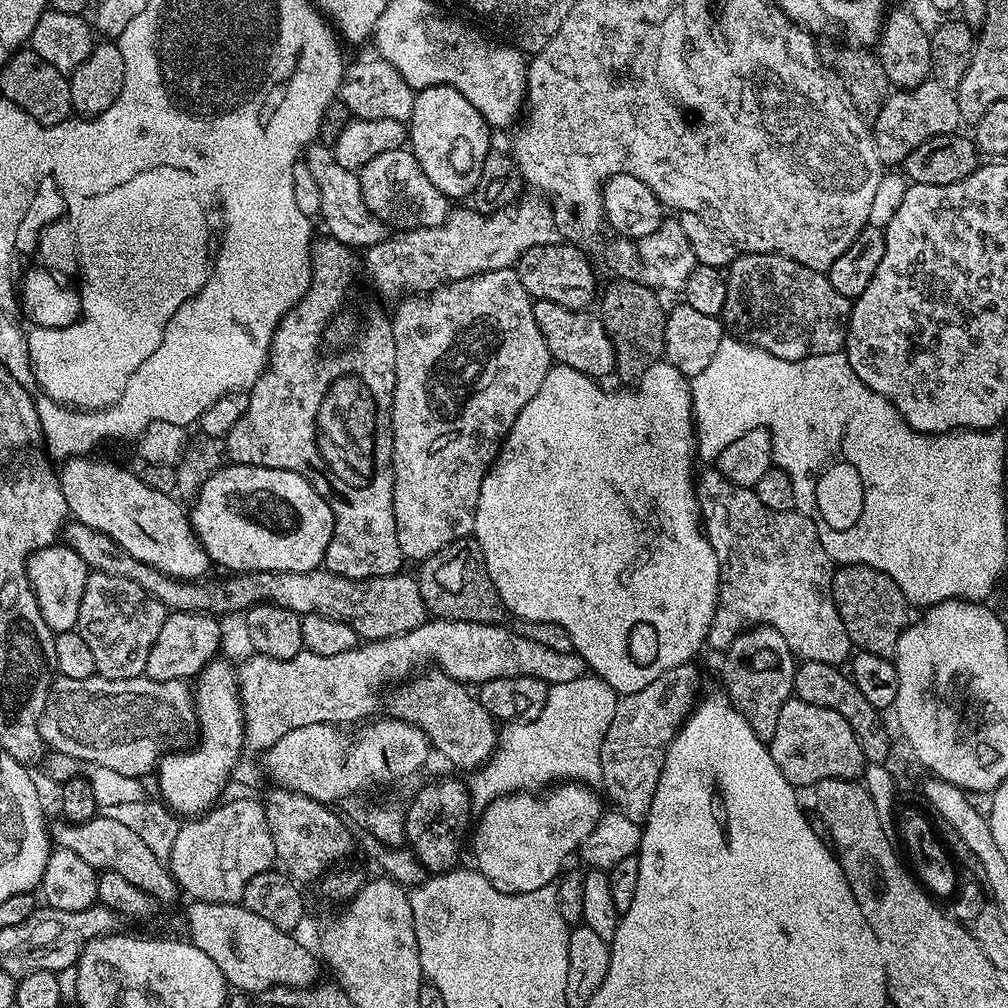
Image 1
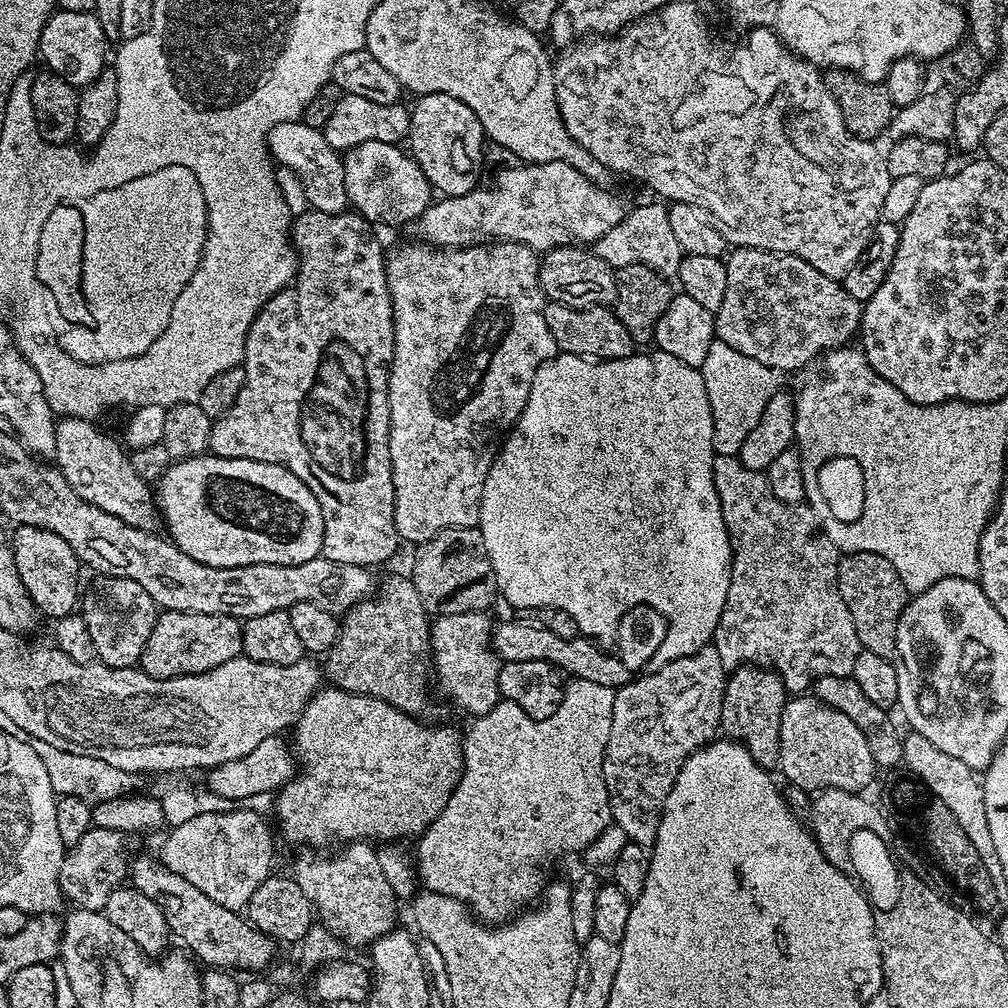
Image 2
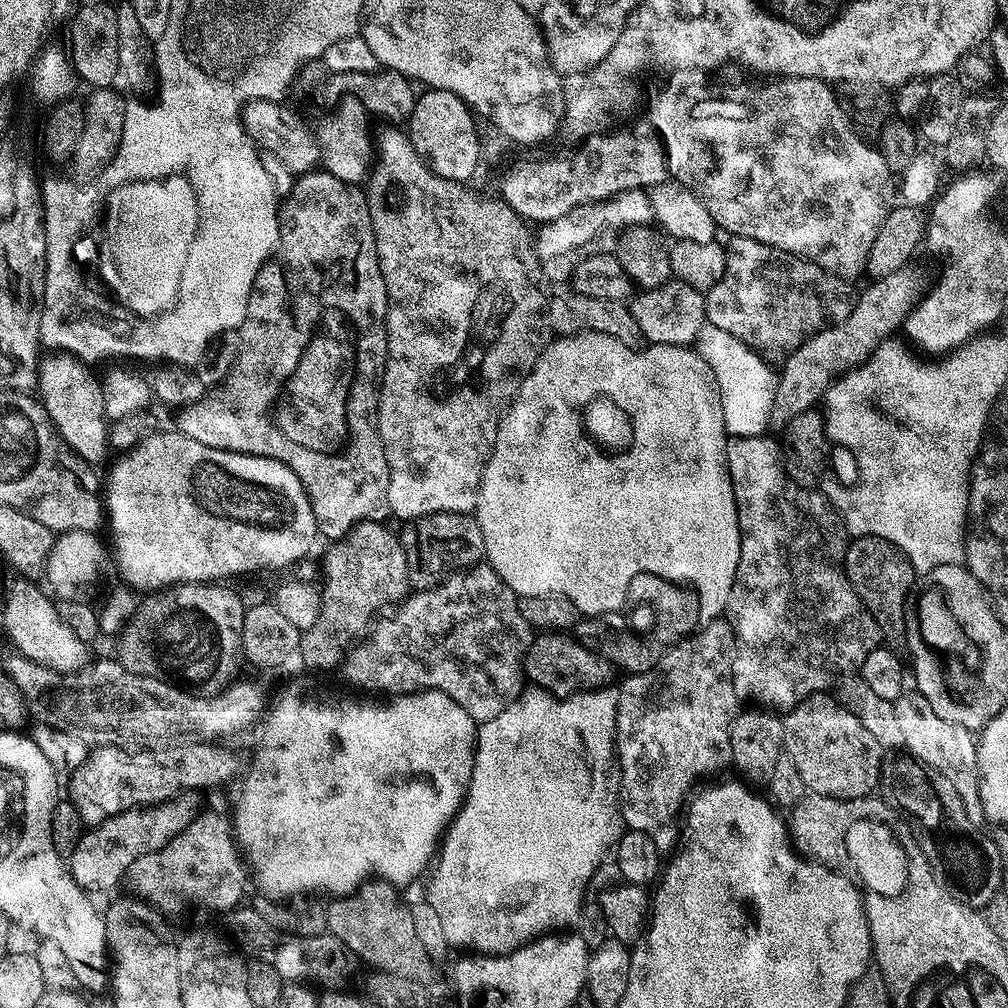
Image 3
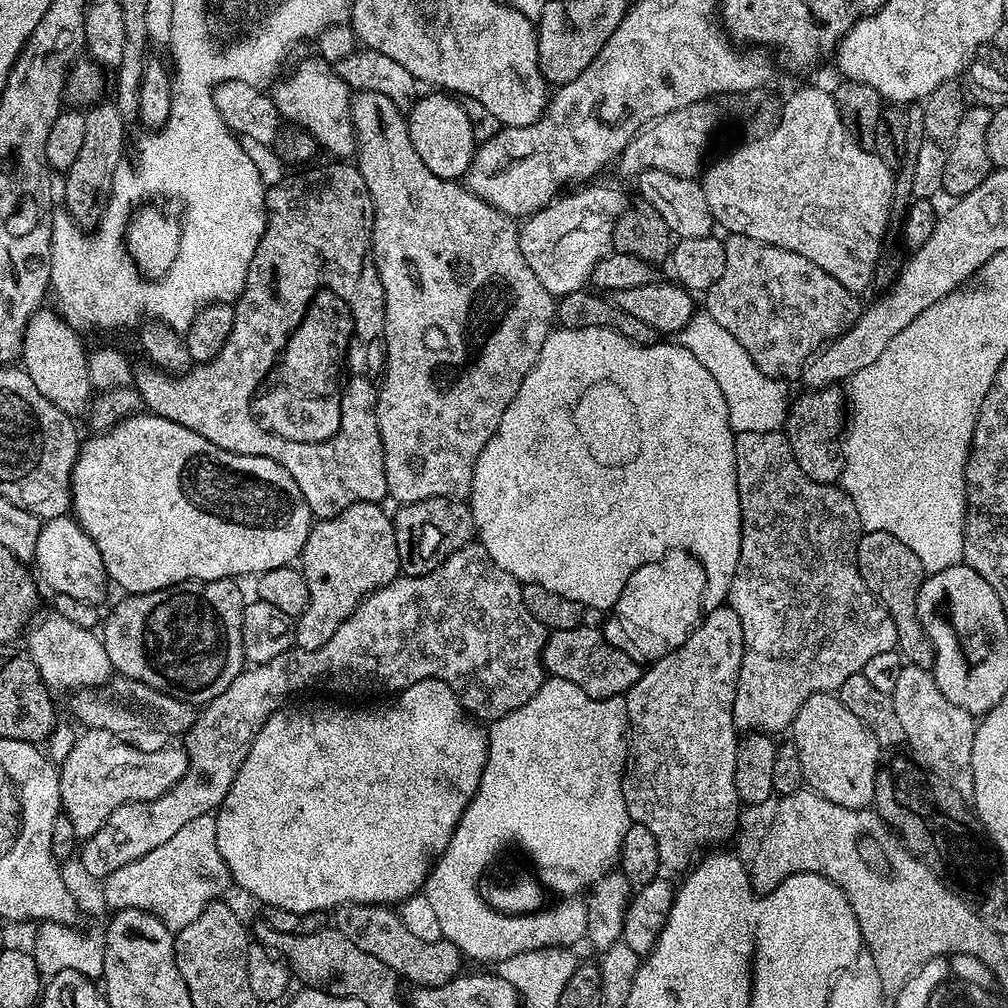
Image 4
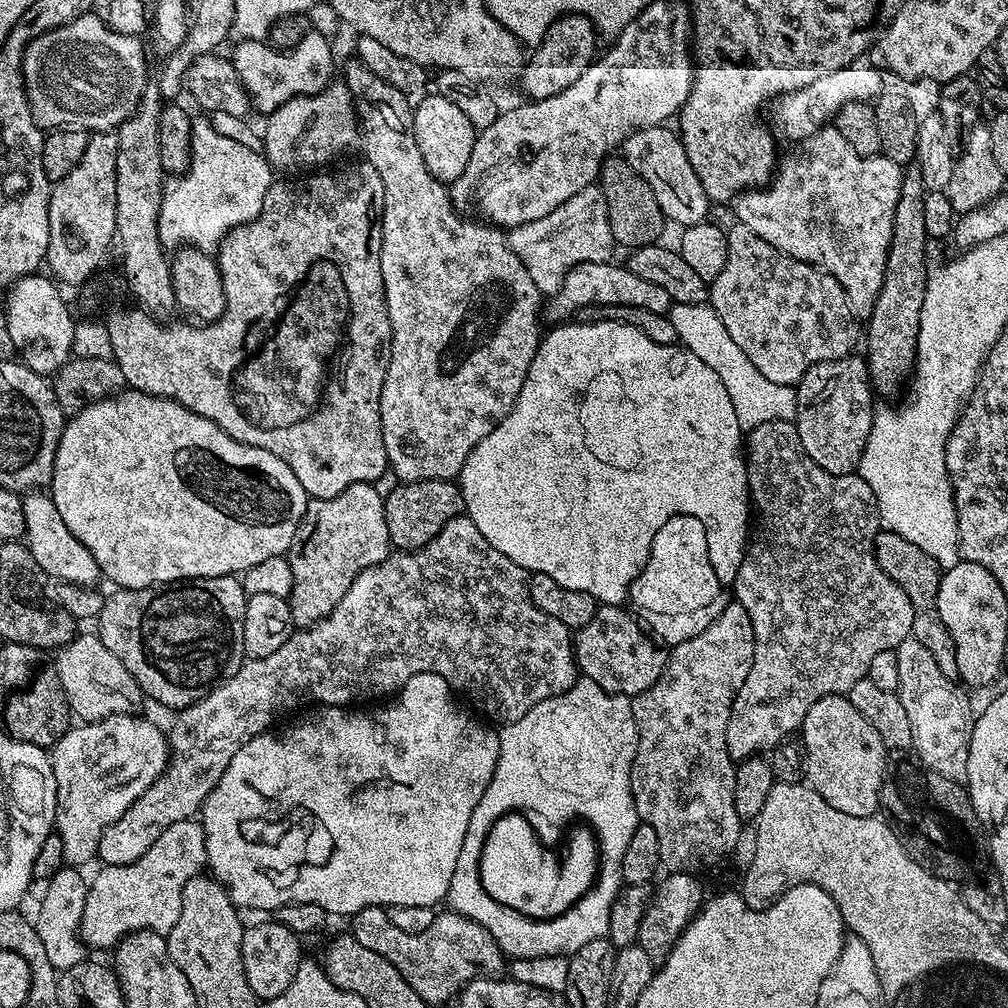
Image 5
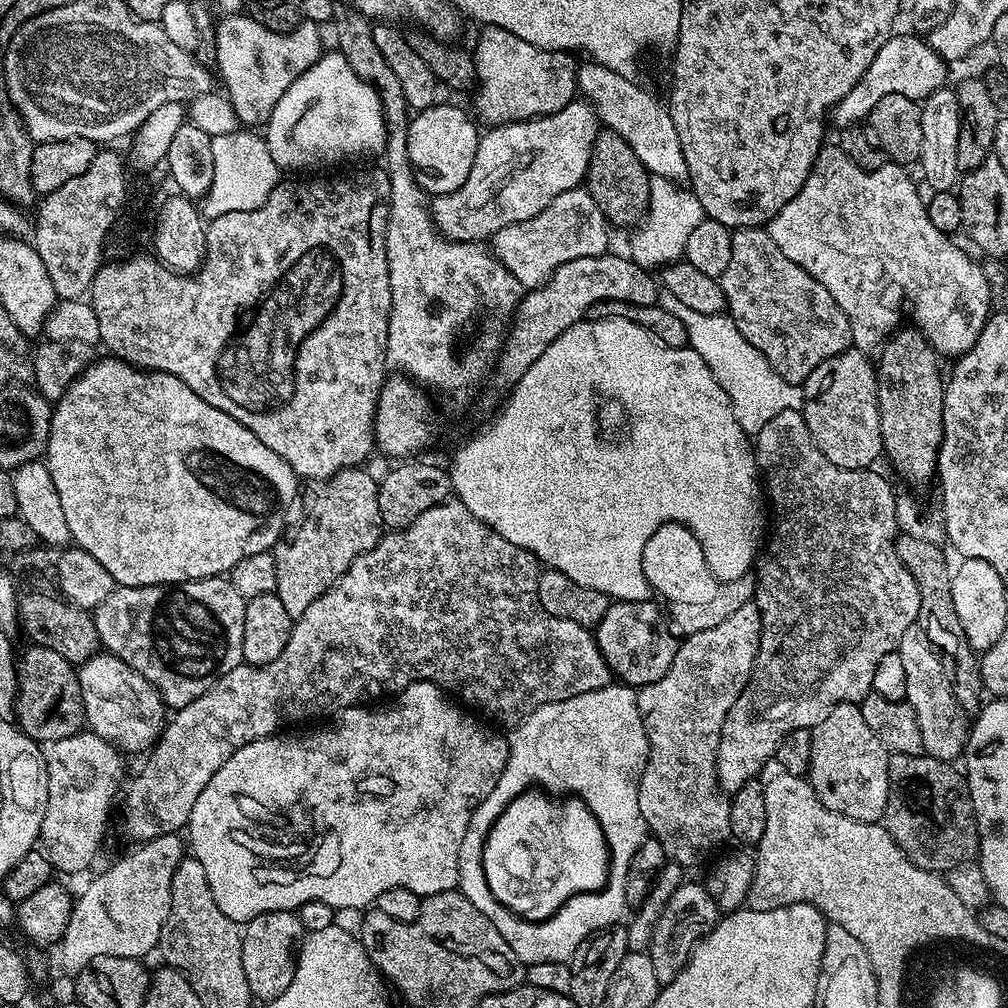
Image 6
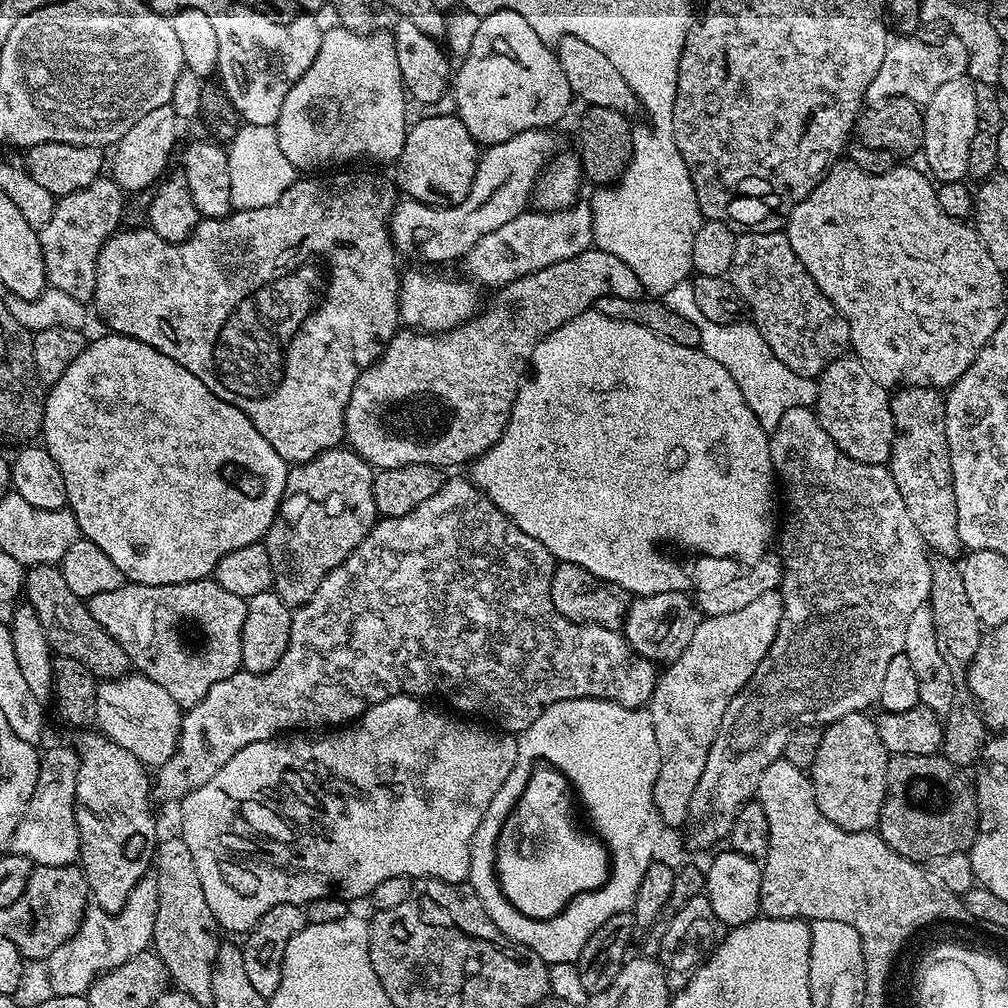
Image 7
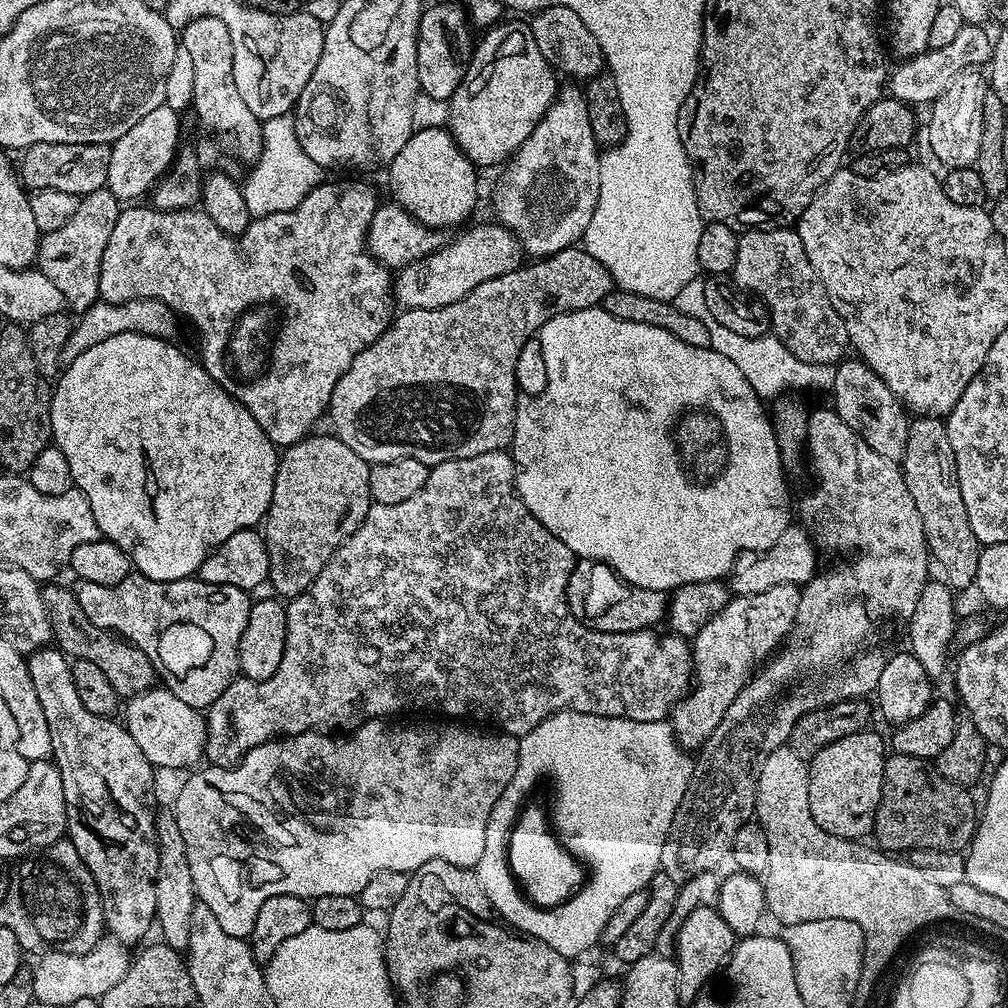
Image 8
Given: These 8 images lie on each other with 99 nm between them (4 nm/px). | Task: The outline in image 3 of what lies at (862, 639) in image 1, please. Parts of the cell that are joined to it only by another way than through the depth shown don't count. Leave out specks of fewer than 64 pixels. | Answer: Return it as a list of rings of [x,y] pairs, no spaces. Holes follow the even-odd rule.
[[[857,536],[849,543],[844,552],[844,572],[851,582],[853,590],[858,594],[860,603],[873,613],[885,629],[889,628],[894,635],[900,636],[904,632],[904,603],[908,600],[908,591],[912,588],[912,583],[918,580],[912,563],[904,557],[903,552],[898,551],[890,542],[886,542],[877,536]]]

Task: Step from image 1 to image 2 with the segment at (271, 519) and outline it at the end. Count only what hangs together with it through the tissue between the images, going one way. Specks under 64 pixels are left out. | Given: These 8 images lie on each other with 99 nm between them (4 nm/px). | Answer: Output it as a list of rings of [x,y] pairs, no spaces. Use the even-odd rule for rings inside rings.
[[[201,454],[169,464],[167,470],[160,476],[158,487],[155,489],[154,499],[158,505],[159,515],[162,517],[162,524],[168,527],[169,533],[167,532],[167,535],[173,544],[178,545],[186,554],[190,554],[190,558],[194,558],[206,566],[218,566],[219,568],[250,566],[251,564],[290,566],[291,564],[310,562],[314,557],[321,555],[324,546],[324,519],[322,518],[322,510],[318,506],[318,498],[314,498],[314,494],[310,494],[308,487],[290,469],[282,467],[281,464],[267,464],[246,458],[222,458],[211,454]]]

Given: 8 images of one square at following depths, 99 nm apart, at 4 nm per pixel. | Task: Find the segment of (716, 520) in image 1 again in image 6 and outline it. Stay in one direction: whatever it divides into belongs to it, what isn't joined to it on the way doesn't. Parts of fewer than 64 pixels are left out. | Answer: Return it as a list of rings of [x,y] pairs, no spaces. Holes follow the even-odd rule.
[[[783,410],[782,413],[771,418],[766,426],[754,436],[754,451],[756,453],[756,467],[760,470],[763,487],[766,489],[766,500],[780,517],[776,520],[776,525],[771,525],[770,535],[759,553],[754,565],[755,576],[755,597],[754,603],[758,606],[760,617],[762,618],[762,638],[758,646],[758,654],[754,662],[754,670],[746,682],[746,686],[738,694],[738,702],[730,706],[730,714],[726,714],[726,722],[720,731],[720,745],[718,746],[718,762],[716,763],[716,782],[719,791],[725,794],[736,792],[742,786],[746,786],[748,780],[757,779],[764,768],[764,763],[771,761],[776,754],[776,747],[782,743],[789,732],[799,728],[809,730],[815,728],[834,706],[839,704],[851,704],[859,702],[872,691],[874,682],[874,670],[878,667],[878,662],[886,658],[886,654],[897,651],[902,642],[902,634],[910,630],[912,624],[917,623],[920,615],[920,591],[918,582],[914,582],[914,574],[906,568],[902,558],[898,558],[896,553],[896,541],[898,536],[898,525],[896,523],[896,501],[897,493],[892,493],[892,488],[887,480],[879,476],[876,470],[846,470],[834,466],[822,450],[812,441],[810,430],[804,421],[803,411]]]

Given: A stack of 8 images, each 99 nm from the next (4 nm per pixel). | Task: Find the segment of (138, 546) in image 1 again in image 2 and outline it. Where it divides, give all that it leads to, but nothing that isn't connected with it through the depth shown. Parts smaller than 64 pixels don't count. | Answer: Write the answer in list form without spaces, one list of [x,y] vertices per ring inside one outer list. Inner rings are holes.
[[[64,418],[57,423],[55,467],[78,498],[98,506],[98,510],[106,510],[106,514],[114,514],[114,518],[122,518],[130,526],[153,531],[158,524],[158,505],[149,481],[138,478],[138,470],[134,470],[121,441],[92,424],[95,423],[88,418]]]

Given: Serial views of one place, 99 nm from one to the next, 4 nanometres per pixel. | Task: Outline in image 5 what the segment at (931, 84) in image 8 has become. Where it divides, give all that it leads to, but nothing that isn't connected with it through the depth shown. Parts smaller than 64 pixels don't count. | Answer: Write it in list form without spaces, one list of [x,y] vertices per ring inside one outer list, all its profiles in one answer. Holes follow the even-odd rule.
[[[867,55],[860,56],[846,67],[824,74],[817,81],[810,82],[809,86],[777,97],[770,106],[775,126],[773,129],[781,137],[788,132],[805,132],[810,137],[821,127],[822,122],[818,118],[833,119],[846,102],[873,101],[883,91],[883,71],[878,66],[877,69],[868,59]]]

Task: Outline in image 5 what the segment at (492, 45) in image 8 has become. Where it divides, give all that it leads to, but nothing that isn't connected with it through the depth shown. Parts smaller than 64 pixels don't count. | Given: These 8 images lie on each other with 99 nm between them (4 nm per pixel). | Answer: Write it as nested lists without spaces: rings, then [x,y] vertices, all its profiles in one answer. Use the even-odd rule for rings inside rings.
[[[562,16],[548,27],[543,40],[535,45],[532,61],[523,65],[518,81],[529,92],[532,100],[550,98],[554,94],[562,94],[566,86],[578,82],[588,65],[592,63],[596,52],[598,33],[592,27],[592,21],[585,16]]]

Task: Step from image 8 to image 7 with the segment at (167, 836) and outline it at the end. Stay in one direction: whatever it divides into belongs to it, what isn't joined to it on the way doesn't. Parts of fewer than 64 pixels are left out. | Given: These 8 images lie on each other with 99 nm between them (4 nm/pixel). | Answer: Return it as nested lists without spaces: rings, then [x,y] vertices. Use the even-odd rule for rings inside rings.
[[[173,834],[169,840],[161,839],[156,846],[154,875],[158,886],[158,910],[154,918],[154,934],[151,947],[157,956],[162,958],[171,983],[177,989],[201,1006],[211,1005],[212,1002],[212,968],[216,964],[218,925],[214,914],[210,914],[210,906],[206,906],[206,894],[202,894],[202,882],[198,879],[198,870],[194,870],[194,857],[190,855],[190,846],[179,835]]]

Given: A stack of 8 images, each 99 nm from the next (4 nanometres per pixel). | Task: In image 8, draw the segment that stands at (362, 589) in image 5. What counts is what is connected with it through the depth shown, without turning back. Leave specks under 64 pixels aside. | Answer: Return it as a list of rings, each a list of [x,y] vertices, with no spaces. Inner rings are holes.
[[[507,451],[487,452],[486,454],[478,454],[474,458],[458,458],[457,460],[447,460],[441,464],[431,465],[428,477],[426,478],[426,486],[422,486],[422,490],[418,490],[418,494],[414,494],[414,498],[406,498],[406,502],[394,502],[394,506],[372,503],[370,510],[366,514],[366,518],[362,522],[362,526],[358,526],[358,530],[354,530],[354,534],[350,539],[342,546],[338,546],[338,550],[334,550],[330,562],[326,562],[326,566],[322,566],[322,574],[318,574],[318,578],[314,578],[314,582],[310,585],[308,591],[302,593],[301,596],[291,597],[287,601],[288,637],[286,638],[286,650],[282,654],[282,662],[278,666],[278,670],[274,670],[274,674],[265,680],[257,680],[255,682],[243,678],[233,680],[232,684],[226,686],[226,690],[222,690],[222,694],[217,700],[206,709],[206,719],[208,722],[207,763],[218,768],[231,768],[239,764],[247,752],[254,750],[258,746],[262,746],[268,740],[283,738],[285,736],[297,736],[303,732],[348,734],[351,733],[353,728],[362,727],[368,720],[396,718],[399,712],[404,712],[407,708],[416,707],[437,708],[438,711],[445,712],[448,715],[445,717],[448,718],[468,718],[464,716],[473,716],[474,719],[480,720],[483,716],[489,716],[496,723],[493,725],[499,731],[508,732],[517,738],[524,736],[530,730],[534,730],[534,726],[538,726],[538,722],[542,722],[548,716],[553,716],[555,712],[563,712],[565,710],[581,712],[582,714],[598,714],[606,718],[626,718],[634,722],[668,720],[672,709],[688,695],[690,685],[694,680],[691,643],[685,637],[675,634],[667,634],[668,636],[664,636],[659,640],[655,636],[656,632],[652,630],[634,633],[595,632],[594,629],[580,624],[572,616],[570,606],[567,604],[567,583],[570,580],[570,574],[575,568],[577,559],[576,553],[570,550],[570,546],[566,546],[566,542],[562,542],[557,536],[550,534],[550,530],[546,530],[546,526],[542,526],[542,522],[538,522],[538,518],[534,518],[534,514],[530,514],[530,510],[526,510],[526,506],[520,500],[518,493],[516,493],[516,464]]]

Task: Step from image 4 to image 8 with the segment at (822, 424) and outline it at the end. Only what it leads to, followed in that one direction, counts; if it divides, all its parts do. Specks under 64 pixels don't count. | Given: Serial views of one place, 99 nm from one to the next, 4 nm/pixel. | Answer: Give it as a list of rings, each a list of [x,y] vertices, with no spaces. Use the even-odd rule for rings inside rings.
[[[845,358],[839,361],[835,383],[830,391],[831,403],[837,414],[874,450],[874,454],[882,454],[882,458],[900,462],[906,453],[909,413],[900,399],[878,378],[878,374],[859,358]]]

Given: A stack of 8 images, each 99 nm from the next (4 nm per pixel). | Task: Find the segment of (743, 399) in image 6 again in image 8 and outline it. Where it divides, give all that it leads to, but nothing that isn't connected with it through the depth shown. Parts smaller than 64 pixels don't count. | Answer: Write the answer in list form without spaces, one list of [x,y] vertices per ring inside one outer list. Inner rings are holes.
[[[696,277],[686,284],[678,292],[673,300],[676,308],[682,310],[684,314],[704,321],[707,330],[710,331],[711,348],[724,358],[728,358],[734,366],[738,367],[743,377],[746,378],[751,388],[764,400],[770,400],[785,395],[786,390],[802,390],[810,386],[814,390],[824,390],[830,392],[835,383],[838,364],[806,363],[802,362],[796,355],[783,346],[777,336],[768,333],[758,338],[746,338],[745,335],[737,334],[734,330],[727,329],[722,323],[711,317],[710,310],[707,309],[705,298],[705,279]]]

